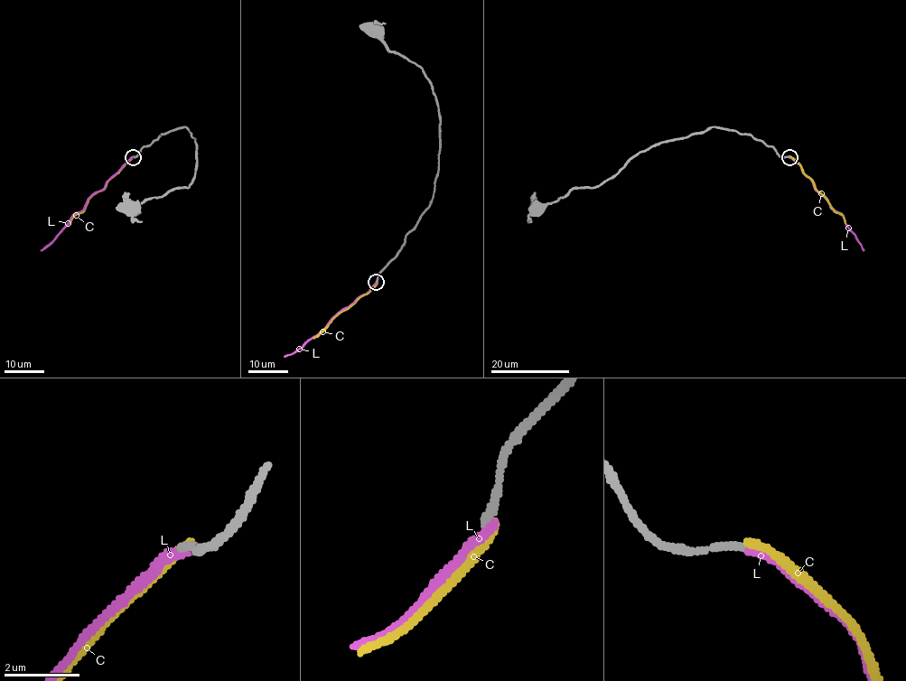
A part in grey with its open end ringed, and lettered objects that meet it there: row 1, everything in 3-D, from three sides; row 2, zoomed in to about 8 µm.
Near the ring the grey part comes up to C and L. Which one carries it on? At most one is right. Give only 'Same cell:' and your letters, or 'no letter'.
Same cell: no letter

